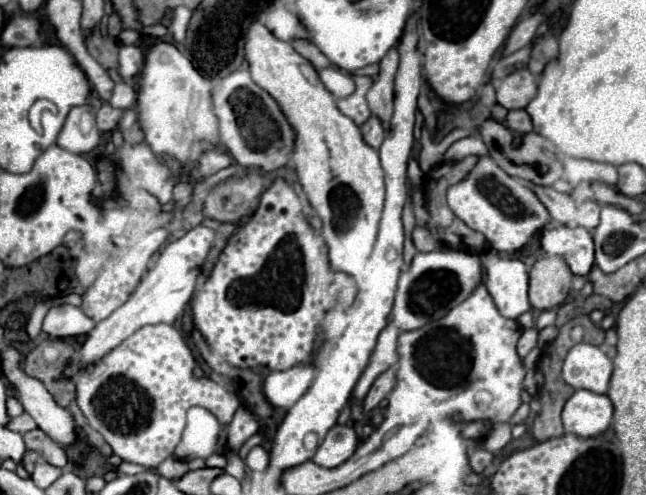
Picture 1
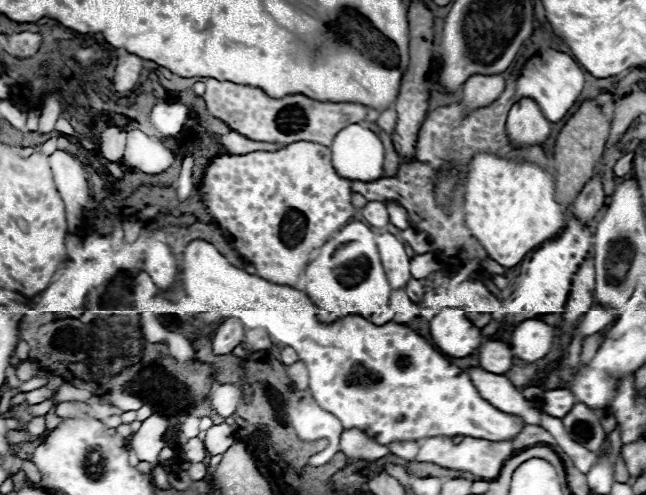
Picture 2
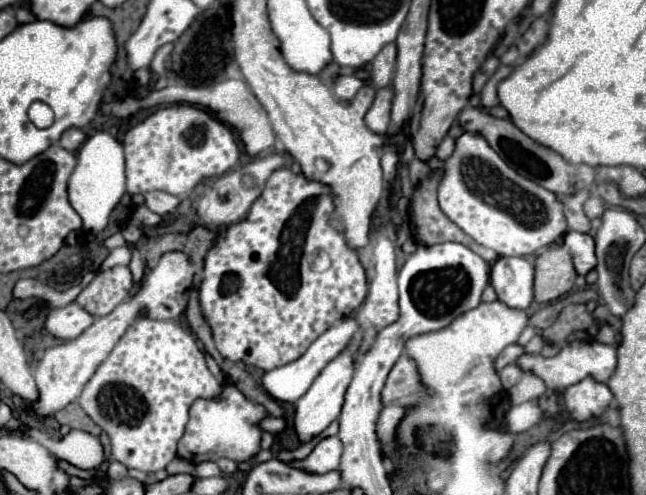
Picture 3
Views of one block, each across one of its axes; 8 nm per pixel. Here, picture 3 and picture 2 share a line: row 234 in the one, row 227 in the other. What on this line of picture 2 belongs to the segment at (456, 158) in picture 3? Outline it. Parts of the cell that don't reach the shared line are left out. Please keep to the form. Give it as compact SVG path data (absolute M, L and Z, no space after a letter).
M476 154L476 158L472 158L468 166L464 212L466 226L470 228L472 236L476 236L476 240L484 246L488 256L504 268L516 266L524 258L524 254L528 254L542 242L558 236L564 228L564 210L554 200L554 172L542 170L532 164L516 164L504 158L496 158L492 154Z

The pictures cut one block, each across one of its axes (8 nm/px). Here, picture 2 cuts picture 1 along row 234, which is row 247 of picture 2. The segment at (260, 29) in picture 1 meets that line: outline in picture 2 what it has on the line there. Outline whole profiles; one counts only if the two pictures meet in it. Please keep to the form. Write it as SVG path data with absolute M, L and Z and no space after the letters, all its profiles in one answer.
M362 222L346 224L320 248L318 258L308 264L304 272L304 292L322 324L334 324L346 316L368 318L376 302L388 302L392 288L380 264L376 234Z

